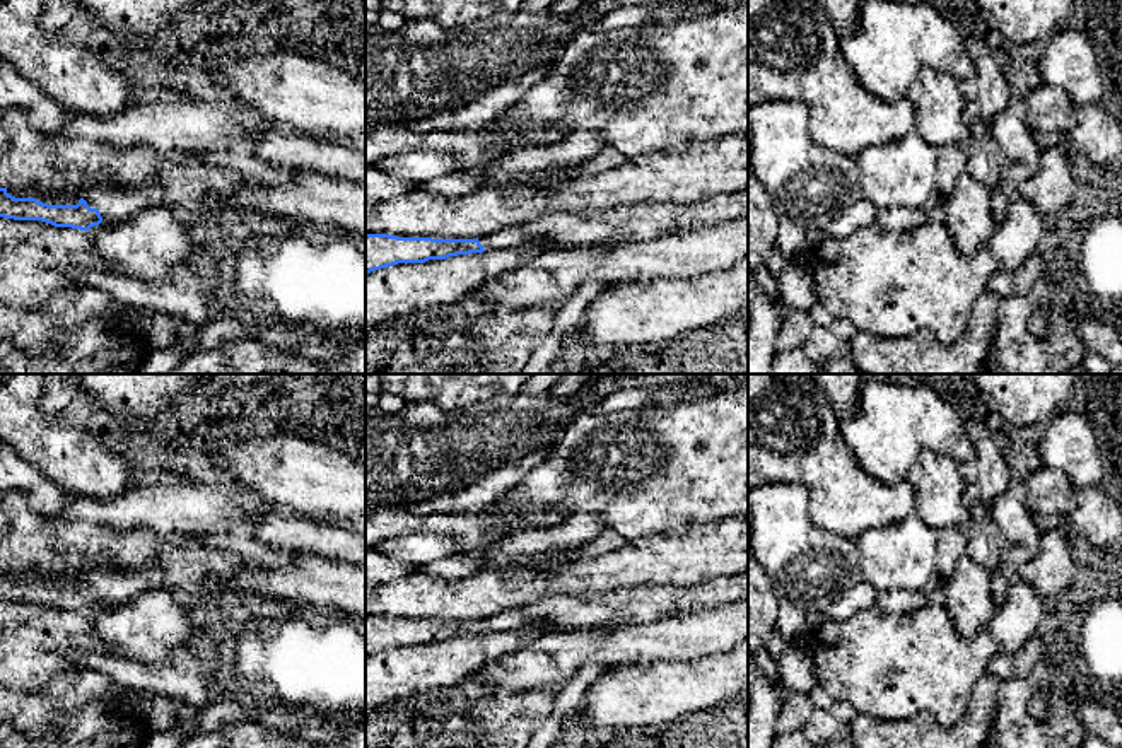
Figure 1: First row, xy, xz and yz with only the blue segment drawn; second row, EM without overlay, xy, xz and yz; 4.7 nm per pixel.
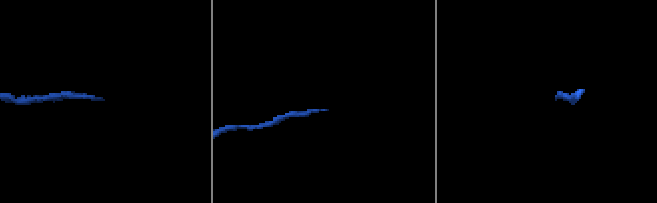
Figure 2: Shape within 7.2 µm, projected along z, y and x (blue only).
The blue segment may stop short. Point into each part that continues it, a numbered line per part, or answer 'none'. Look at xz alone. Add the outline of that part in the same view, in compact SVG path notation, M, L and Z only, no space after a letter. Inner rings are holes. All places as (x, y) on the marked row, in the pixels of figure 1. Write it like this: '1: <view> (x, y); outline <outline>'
1: xz (646, 221); outline M748 190L693 203L632 205L599 217L555 212L478 241L485 251L511 249L535 239L548 239L552 248L577 248L605 244L610 239L652 239L738 219L748 219Z

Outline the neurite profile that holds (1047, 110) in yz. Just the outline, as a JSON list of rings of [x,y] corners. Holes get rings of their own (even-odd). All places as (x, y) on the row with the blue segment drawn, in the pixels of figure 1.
[[[1038,85],[1023,101],[1021,114],[1031,131],[1069,135],[1074,104],[1061,87]]]

